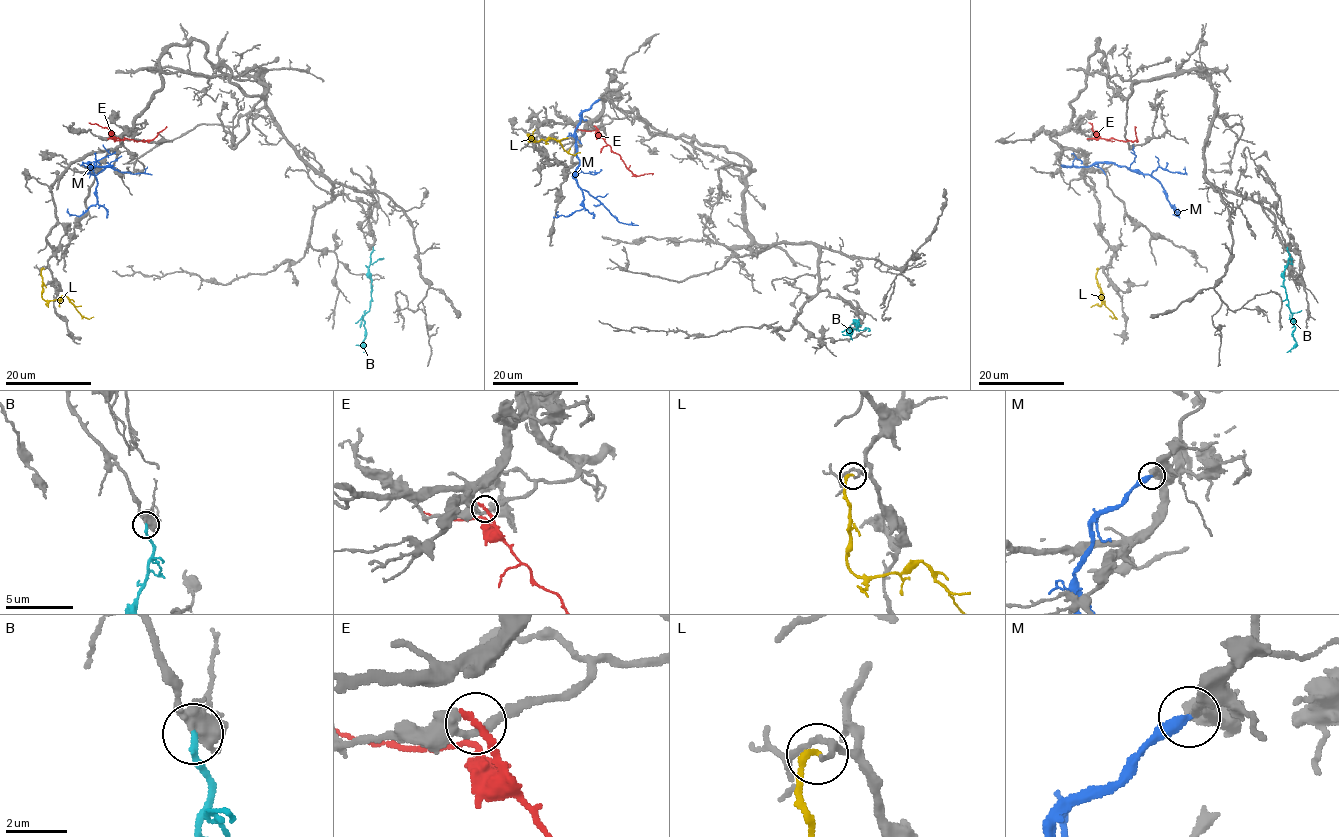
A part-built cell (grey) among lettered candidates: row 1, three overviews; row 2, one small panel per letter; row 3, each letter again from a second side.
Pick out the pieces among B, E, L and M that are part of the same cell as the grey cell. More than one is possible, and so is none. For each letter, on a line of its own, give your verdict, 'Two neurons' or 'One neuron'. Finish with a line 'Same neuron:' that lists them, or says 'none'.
B: One neuron
E: Two neurons
L: Two neurons
M: Two neurons
Same neuron: B

